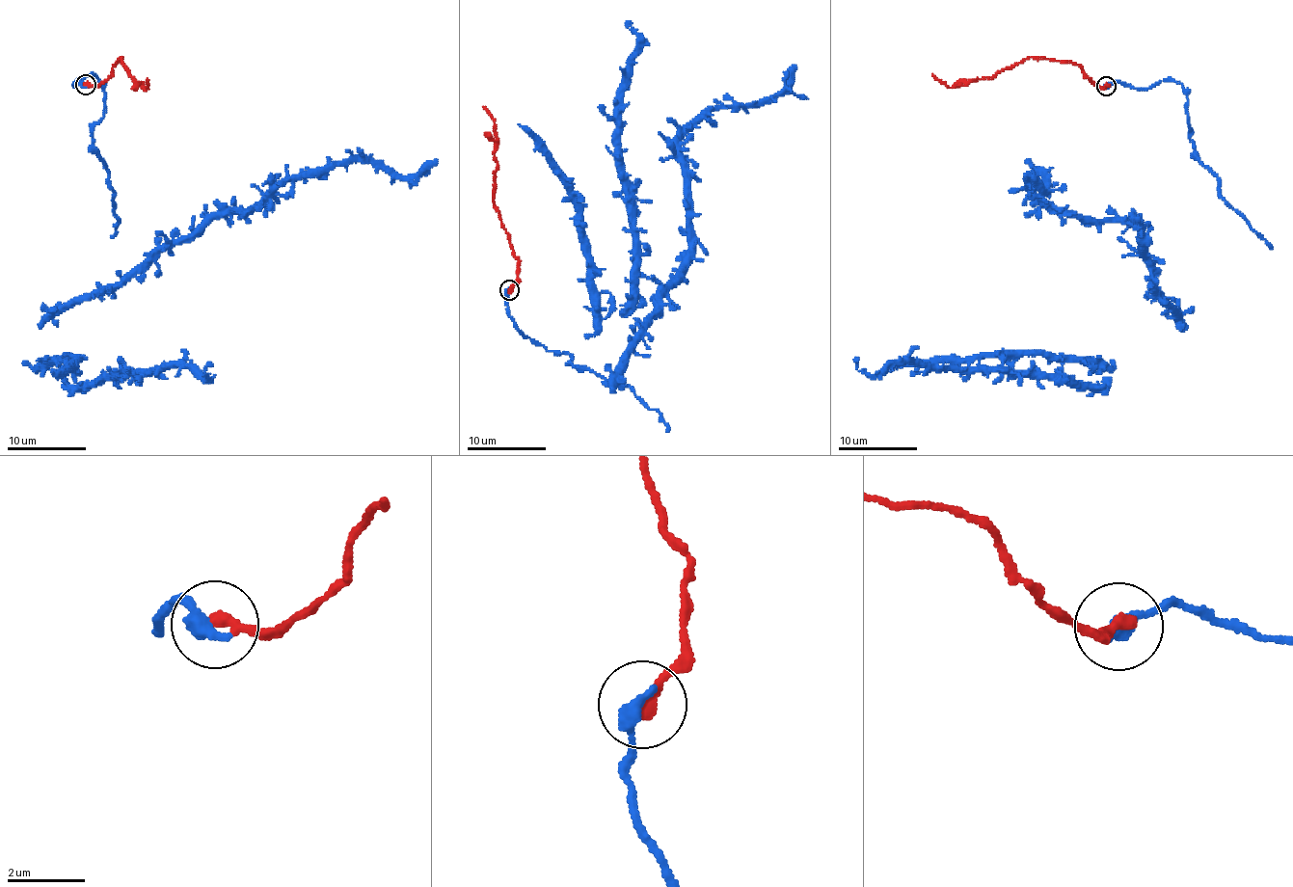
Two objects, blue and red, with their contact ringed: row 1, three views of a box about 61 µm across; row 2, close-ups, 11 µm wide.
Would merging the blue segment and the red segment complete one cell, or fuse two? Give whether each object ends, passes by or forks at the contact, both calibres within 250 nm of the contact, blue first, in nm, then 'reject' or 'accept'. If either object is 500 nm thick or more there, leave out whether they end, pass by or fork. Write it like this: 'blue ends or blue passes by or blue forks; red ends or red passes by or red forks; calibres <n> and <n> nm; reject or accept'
blue ends; red ends; calibres 440 and 340 nm; accept

